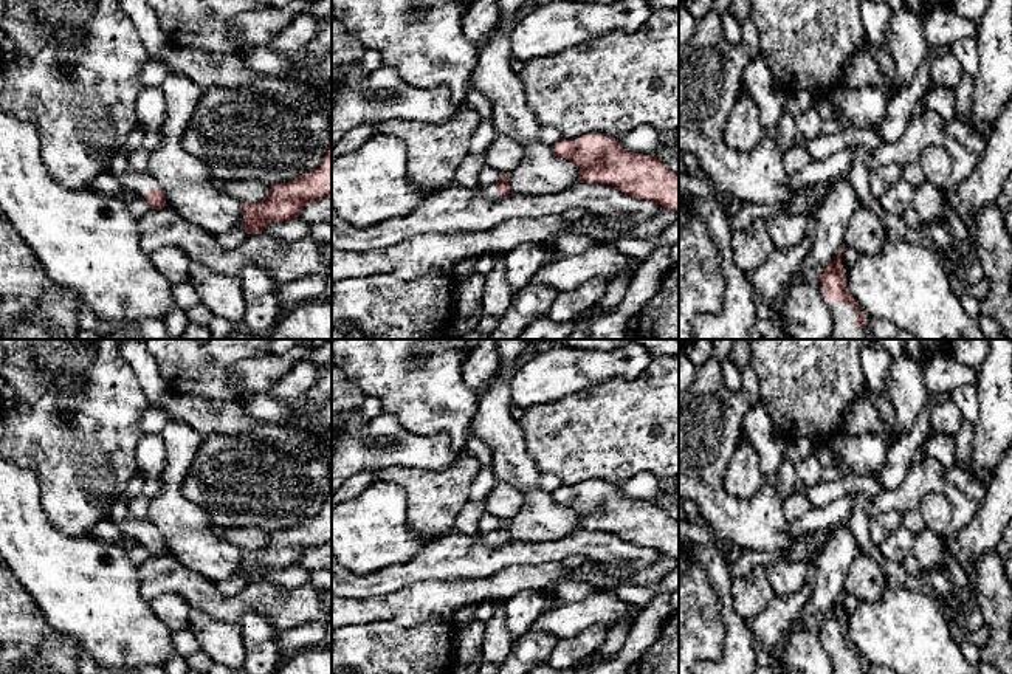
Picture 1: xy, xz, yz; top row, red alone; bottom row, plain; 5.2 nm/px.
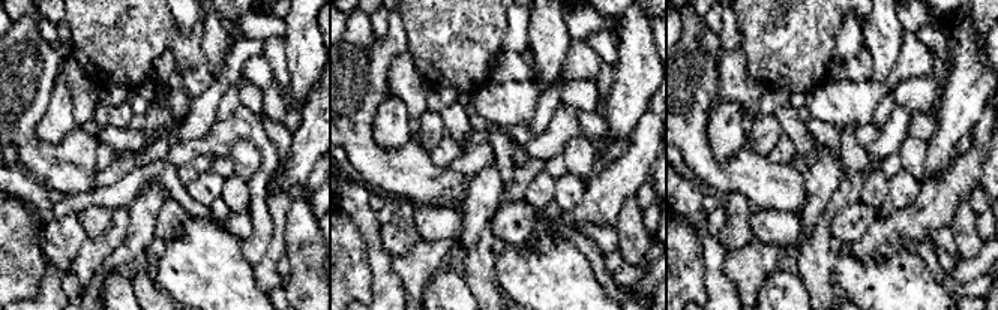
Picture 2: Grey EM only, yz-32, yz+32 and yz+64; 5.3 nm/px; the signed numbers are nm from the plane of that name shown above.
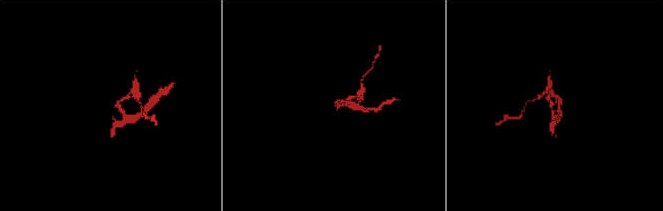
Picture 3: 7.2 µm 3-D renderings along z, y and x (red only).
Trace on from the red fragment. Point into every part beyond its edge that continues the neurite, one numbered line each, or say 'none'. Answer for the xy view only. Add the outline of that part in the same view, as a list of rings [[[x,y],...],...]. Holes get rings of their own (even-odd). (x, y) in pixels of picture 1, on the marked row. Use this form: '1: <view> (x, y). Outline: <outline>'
1: xy (138, 182). Outline: [[[126,170],[119,177],[119,181],[126,189],[130,189],[138,195],[144,195],[147,191],[158,186],[157,180],[147,170],[146,172]]]

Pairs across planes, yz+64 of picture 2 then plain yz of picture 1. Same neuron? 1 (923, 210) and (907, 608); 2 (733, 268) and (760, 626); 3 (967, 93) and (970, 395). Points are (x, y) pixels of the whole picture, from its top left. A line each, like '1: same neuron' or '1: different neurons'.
1: different neurons
2: same neuron
3: different neurons

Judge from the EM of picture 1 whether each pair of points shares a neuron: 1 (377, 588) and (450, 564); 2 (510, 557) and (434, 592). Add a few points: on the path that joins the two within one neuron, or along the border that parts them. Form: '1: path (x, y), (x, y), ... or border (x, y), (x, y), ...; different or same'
1: path (395, 577), (431, 564); same
2: border (501, 569), (487, 577), (430, 581); different

